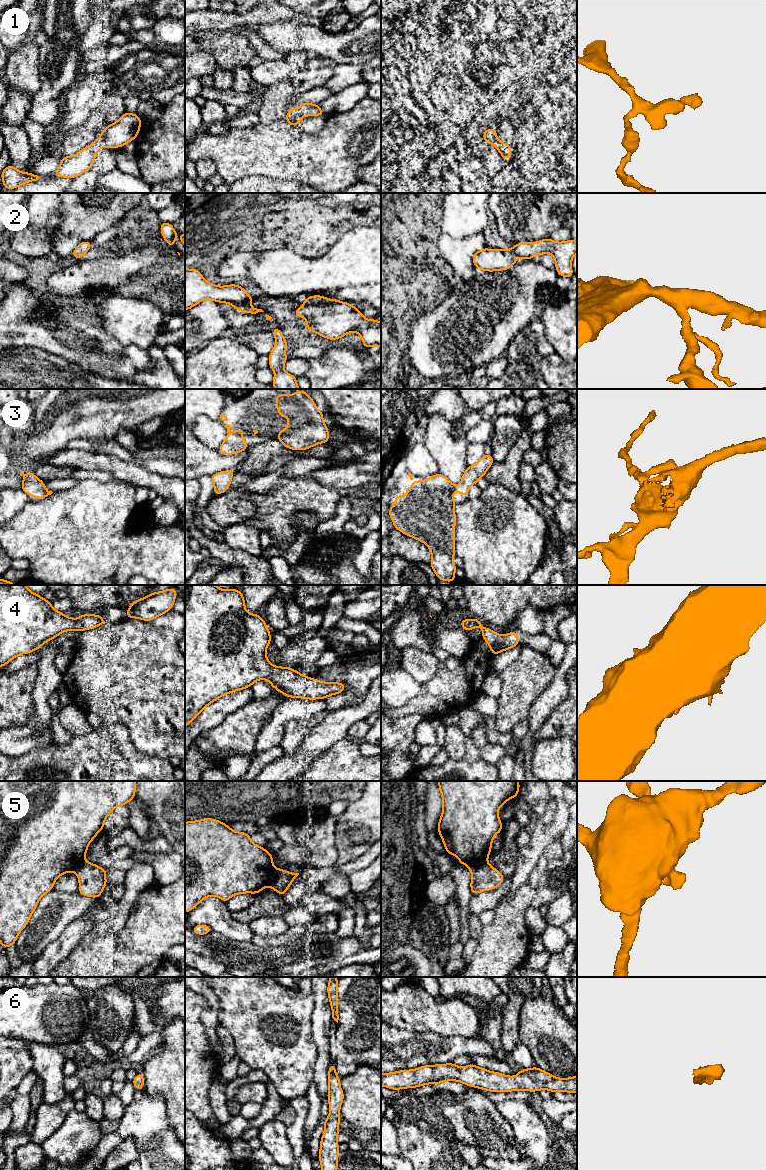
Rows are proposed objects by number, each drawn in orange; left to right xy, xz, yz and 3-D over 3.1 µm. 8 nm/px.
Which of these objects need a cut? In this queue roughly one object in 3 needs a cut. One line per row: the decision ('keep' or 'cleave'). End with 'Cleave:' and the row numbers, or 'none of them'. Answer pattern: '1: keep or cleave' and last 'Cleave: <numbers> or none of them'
1: keep
2: keep
3: keep
4: keep
5: cleave
6: keep
Cleave: 5

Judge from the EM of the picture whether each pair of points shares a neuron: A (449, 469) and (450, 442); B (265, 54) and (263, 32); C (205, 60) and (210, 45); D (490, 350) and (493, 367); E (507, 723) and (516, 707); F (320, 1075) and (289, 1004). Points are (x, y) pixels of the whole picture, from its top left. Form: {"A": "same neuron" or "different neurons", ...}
{"A": "same neuron", "B": "different neurons", "C": "different neurons", "D": "different neurons", "E": "same neuron", "F": "different neurons"}

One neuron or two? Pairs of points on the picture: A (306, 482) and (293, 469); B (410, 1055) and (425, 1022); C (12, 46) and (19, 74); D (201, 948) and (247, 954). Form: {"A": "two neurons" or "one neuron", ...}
{"A": "two neurons", "B": "two neurons", "C": "two neurons", "D": "one neuron"}

